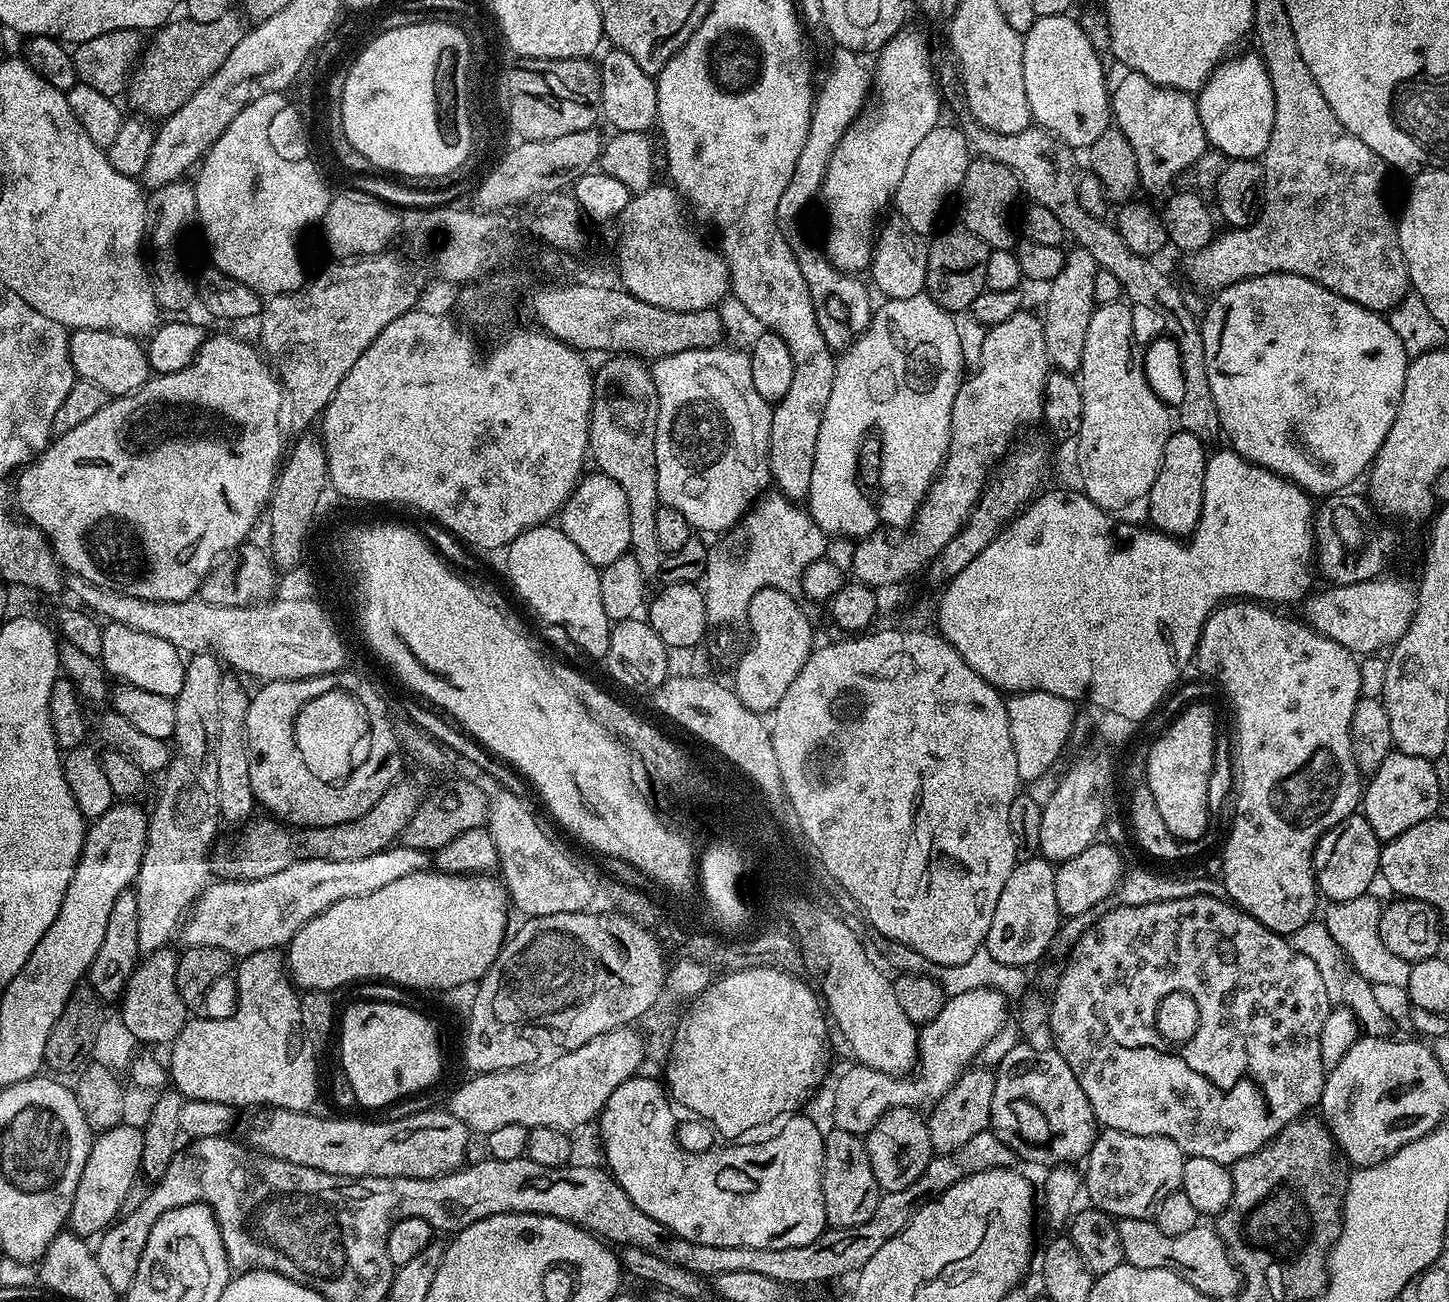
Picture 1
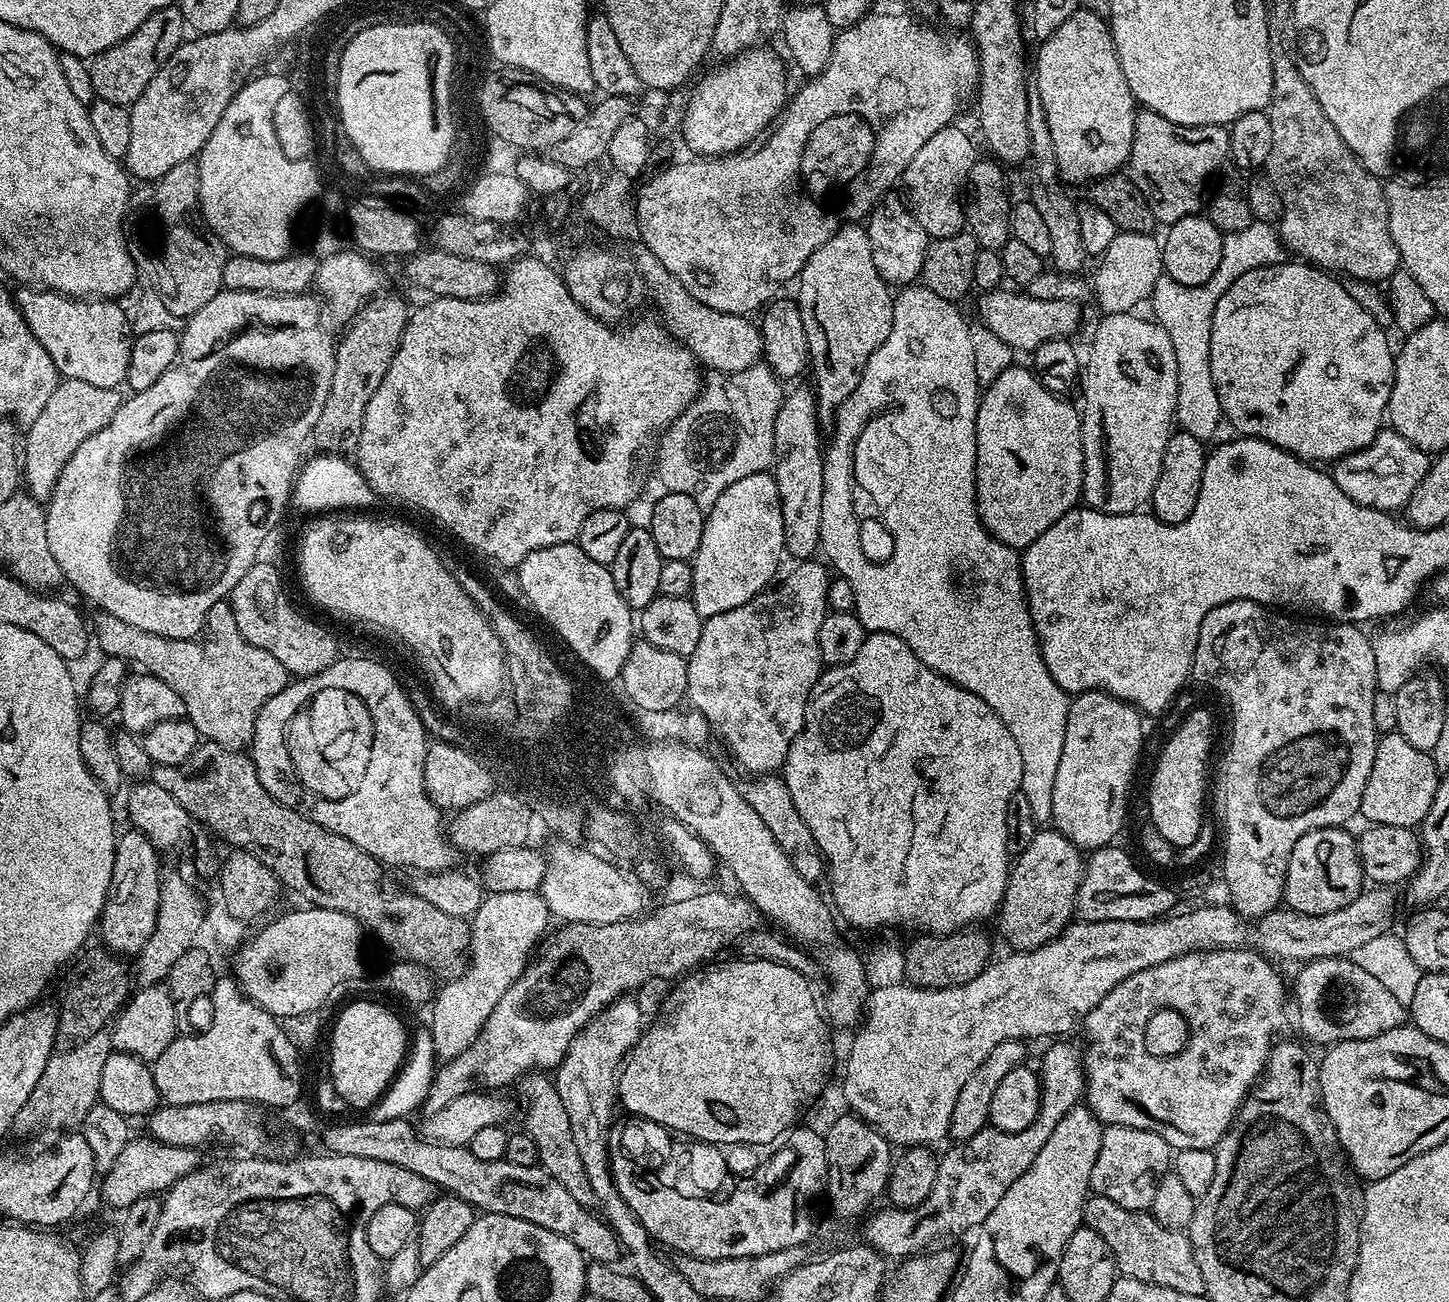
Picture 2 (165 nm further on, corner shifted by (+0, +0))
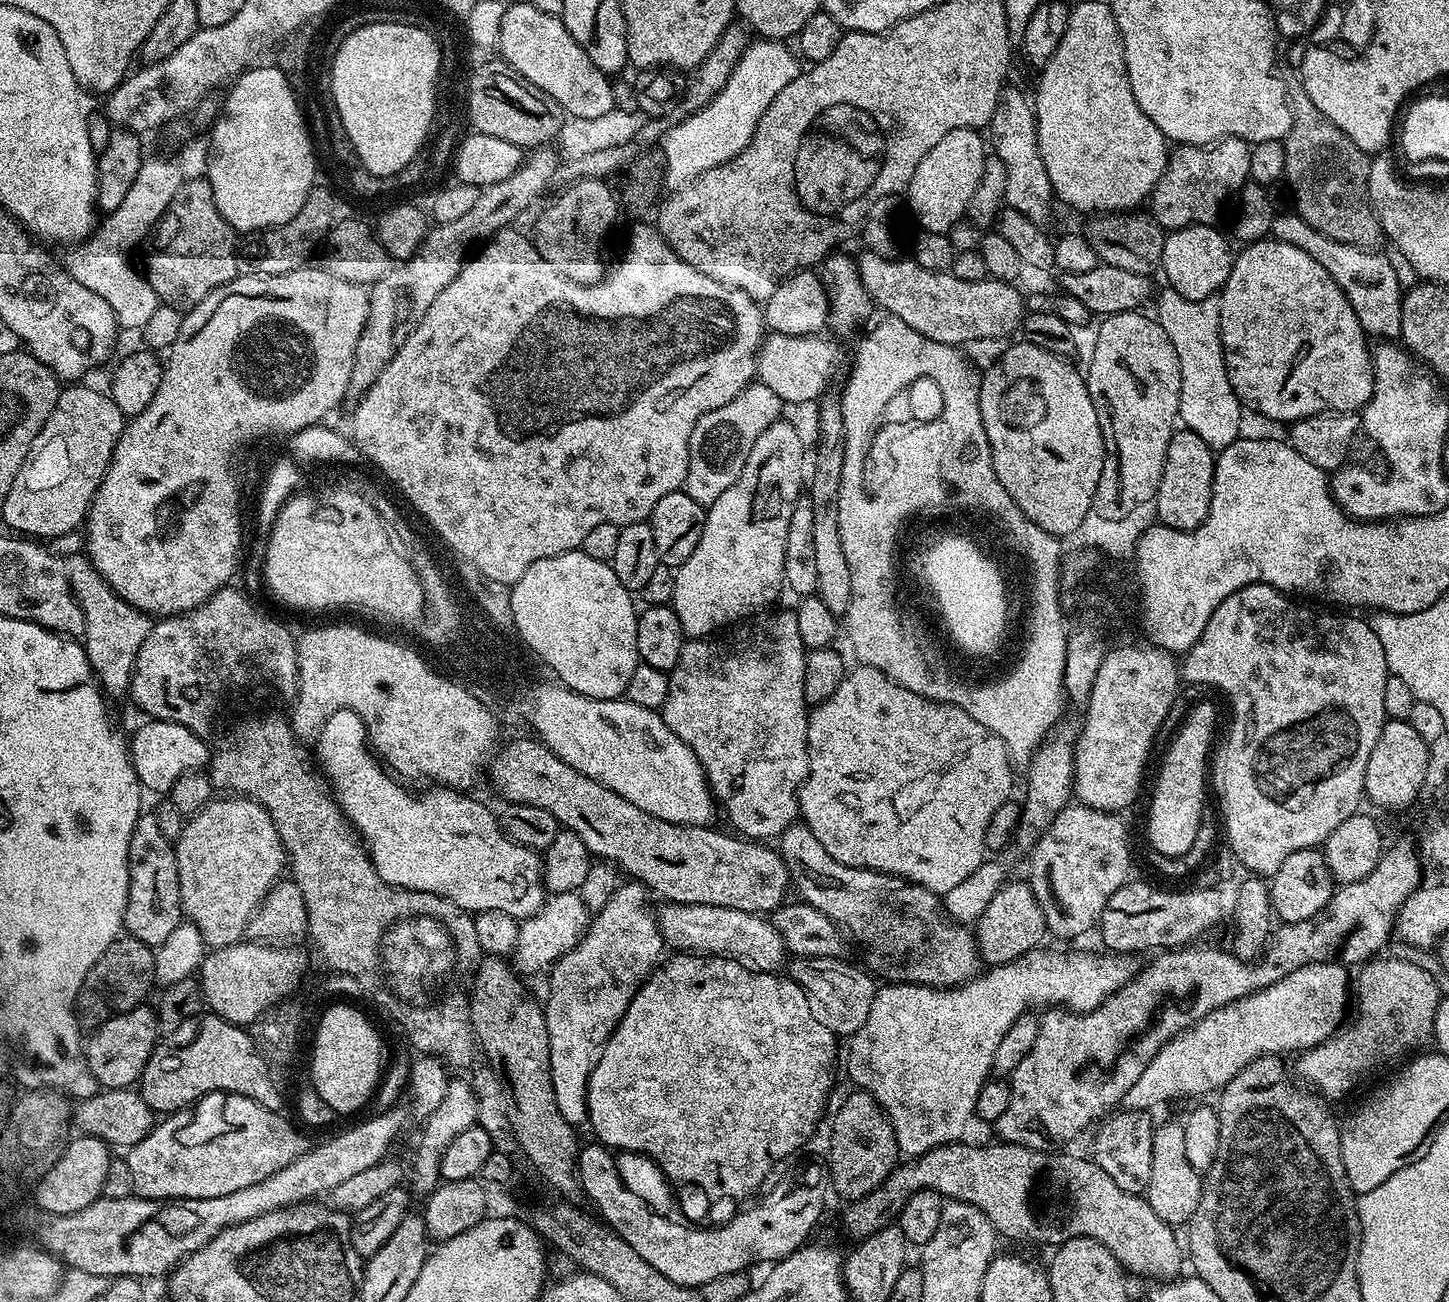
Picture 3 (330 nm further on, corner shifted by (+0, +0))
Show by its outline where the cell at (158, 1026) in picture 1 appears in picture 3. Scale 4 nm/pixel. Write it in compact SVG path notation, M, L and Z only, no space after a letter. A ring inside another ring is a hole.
M141 1006L123 1012L120 1016L112 1016L104 1024L95 1029L96 1032L86 1044L88 1054L88 1069L97 1085L105 1089L132 1088L144 1075L144 1068L148 1064L153 1052L158 1047L158 1016L148 1006Z

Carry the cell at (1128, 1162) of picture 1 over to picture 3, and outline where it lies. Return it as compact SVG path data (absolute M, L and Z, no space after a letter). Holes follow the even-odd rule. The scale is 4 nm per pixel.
M1113 1111L1099 1125L1101 1128L1097 1130L1096 1141L1092 1144L1091 1155L1096 1164L1102 1166L1102 1170L1106 1170L1106 1175L1119 1189L1126 1190L1135 1196L1147 1193L1150 1182L1150 1169L1154 1159L1154 1134L1156 1133L1154 1120L1151 1120L1150 1116L1147 1111Z

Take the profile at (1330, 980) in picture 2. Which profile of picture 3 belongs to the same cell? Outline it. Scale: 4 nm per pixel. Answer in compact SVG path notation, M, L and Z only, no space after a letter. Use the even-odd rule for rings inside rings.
M1337 961L1310 963L1261 991L1204 1015L1159 1048L1158 1054L1151 1059L1138 1081L1122 1096L1117 1107L1123 1112L1143 1112L1174 1098L1202 1096L1210 1092L1214 1094L1221 1091L1259 1056L1280 1056L1284 1052L1296 1054L1328 1040L1339 1029L1342 1022L1340 1015L1345 1012L1347 1004L1348 1007L1350 1004L1350 974L1348 976L1347 972L1347 967Z

